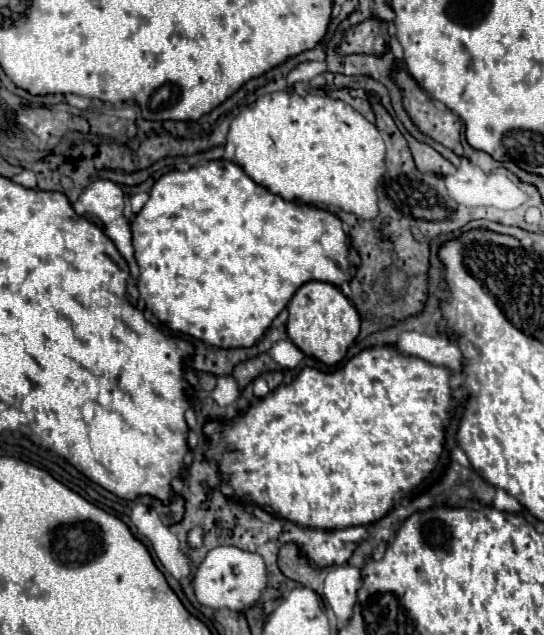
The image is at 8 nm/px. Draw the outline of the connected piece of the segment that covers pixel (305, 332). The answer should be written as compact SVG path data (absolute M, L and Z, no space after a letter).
M306 282L288 304L288 336L308 356L318 358L326 366L336 366L344 360L350 344L360 332L361 318L348 298L328 282Z

